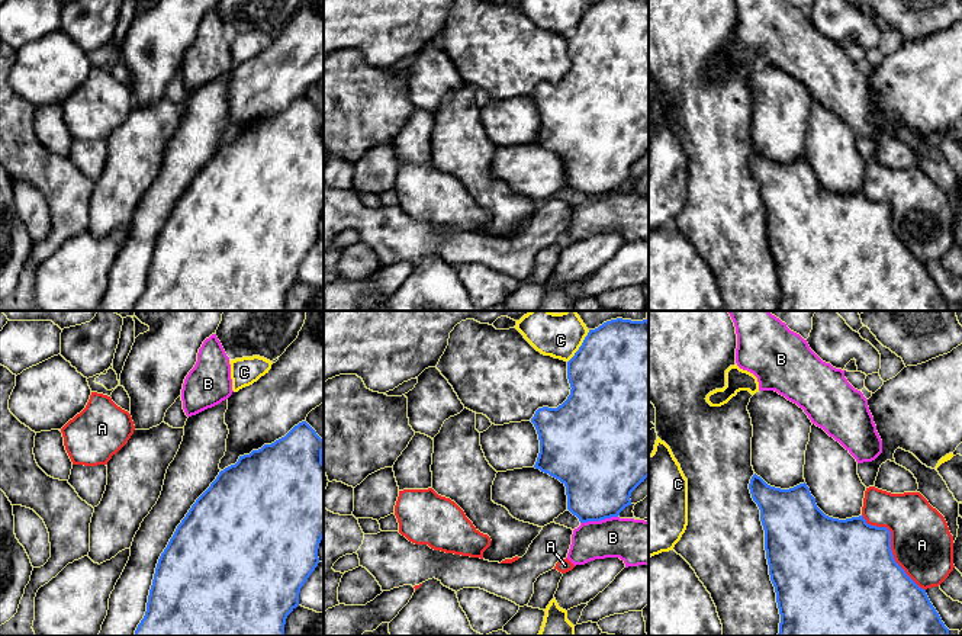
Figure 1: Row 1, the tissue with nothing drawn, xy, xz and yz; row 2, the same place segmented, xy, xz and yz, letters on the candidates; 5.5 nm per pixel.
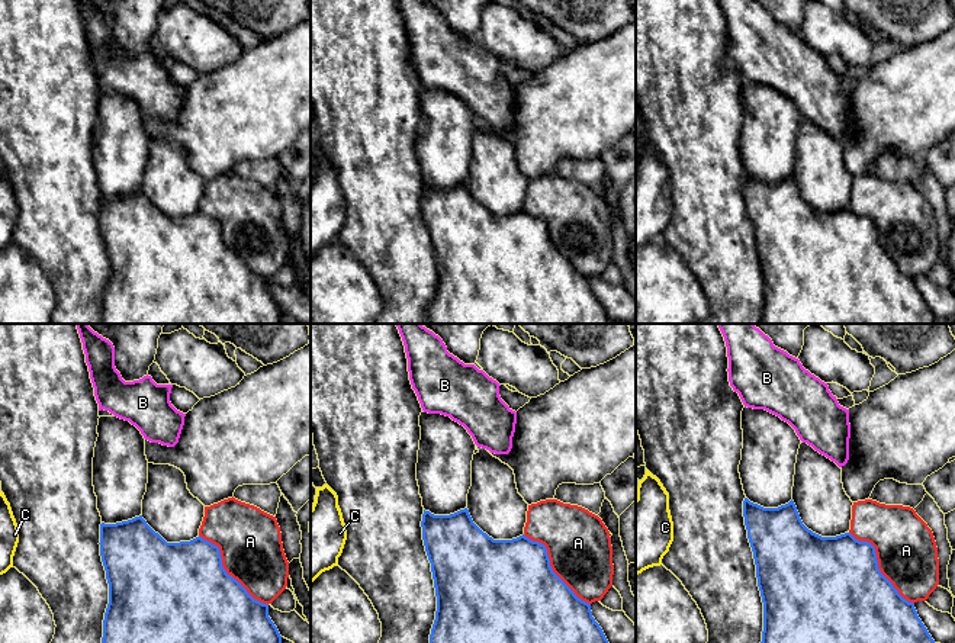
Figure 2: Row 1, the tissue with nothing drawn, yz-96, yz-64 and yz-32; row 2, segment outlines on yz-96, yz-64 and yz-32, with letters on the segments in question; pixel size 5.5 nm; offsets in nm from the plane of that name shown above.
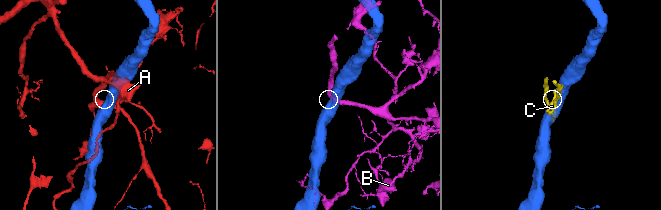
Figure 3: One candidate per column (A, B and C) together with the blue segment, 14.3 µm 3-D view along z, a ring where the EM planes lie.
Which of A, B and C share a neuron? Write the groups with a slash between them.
A / B / C

